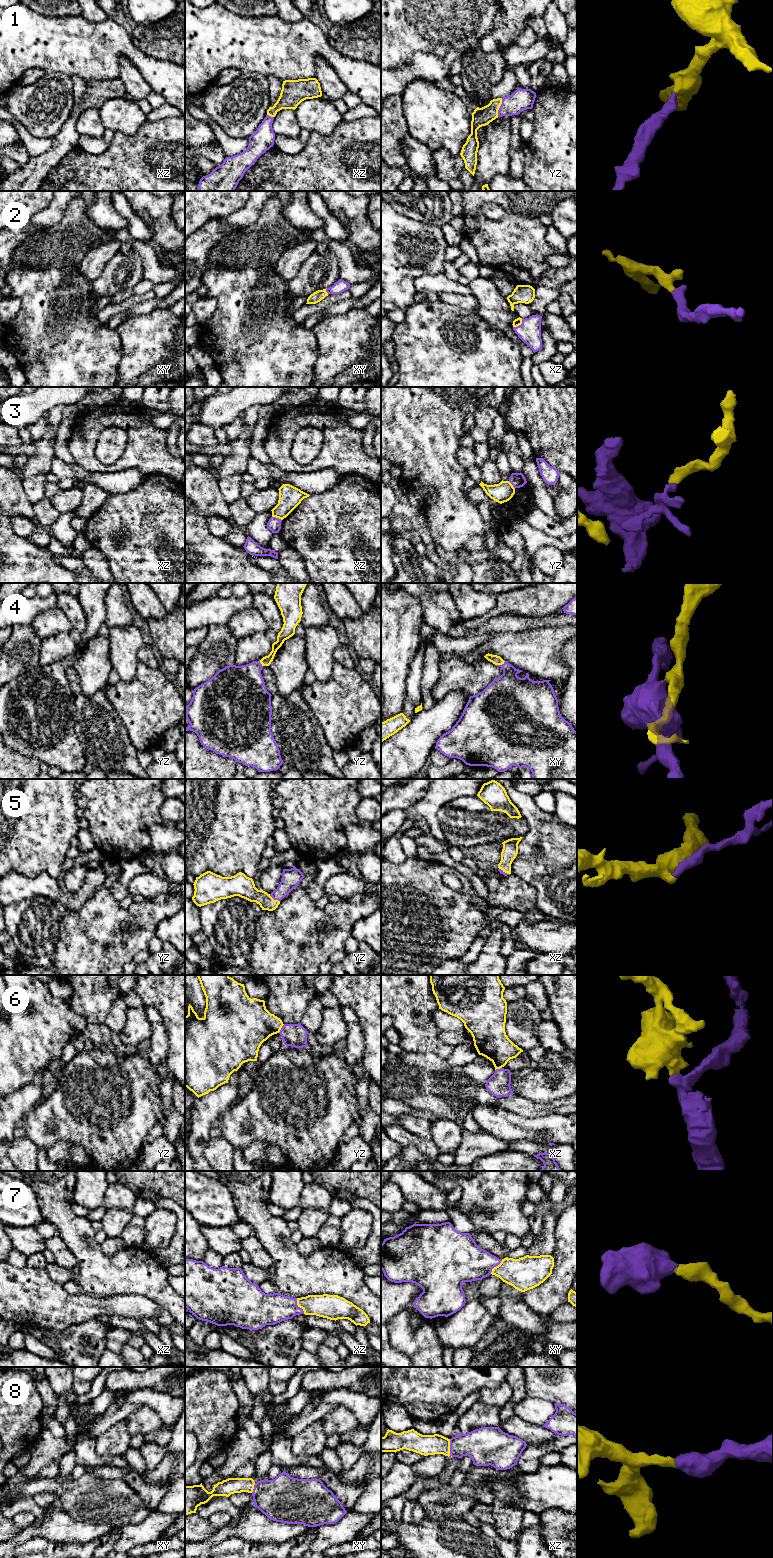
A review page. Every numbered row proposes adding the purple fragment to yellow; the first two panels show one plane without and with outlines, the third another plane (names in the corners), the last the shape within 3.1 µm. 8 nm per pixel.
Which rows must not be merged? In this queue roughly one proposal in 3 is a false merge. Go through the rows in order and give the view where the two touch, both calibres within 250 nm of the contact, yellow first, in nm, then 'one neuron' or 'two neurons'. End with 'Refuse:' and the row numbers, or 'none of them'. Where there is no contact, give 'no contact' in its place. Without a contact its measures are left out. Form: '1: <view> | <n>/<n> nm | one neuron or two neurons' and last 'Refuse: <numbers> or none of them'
1: yz | 150/170 nm | one neuron
2: xz | 60/180 nm | one neuron
3: xz | 180/110 nm | two neurons
4: xy | 80/320 nm | one neuron
5: yz | 160/160 nm | one neuron
6: yz | 360/190 nm | two neurons
7: xz | 190/260 nm | one neuron
8: xz | 160/260 nm | one neuron
Refuse: 3, 6

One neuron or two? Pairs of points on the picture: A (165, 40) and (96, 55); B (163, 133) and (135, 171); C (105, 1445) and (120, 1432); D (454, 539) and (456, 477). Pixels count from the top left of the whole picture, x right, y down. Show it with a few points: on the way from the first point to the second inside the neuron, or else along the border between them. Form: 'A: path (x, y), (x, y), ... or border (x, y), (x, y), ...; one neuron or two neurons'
A: border (129, 30), (132, 42), (144, 53), (157, 59); two neurons
B: path (152, 141), (144, 147), (141, 160); one neuron
C: path (109, 1443), (116, 1436); one neuron
D: path (454, 524), (456, 492); one neuron

